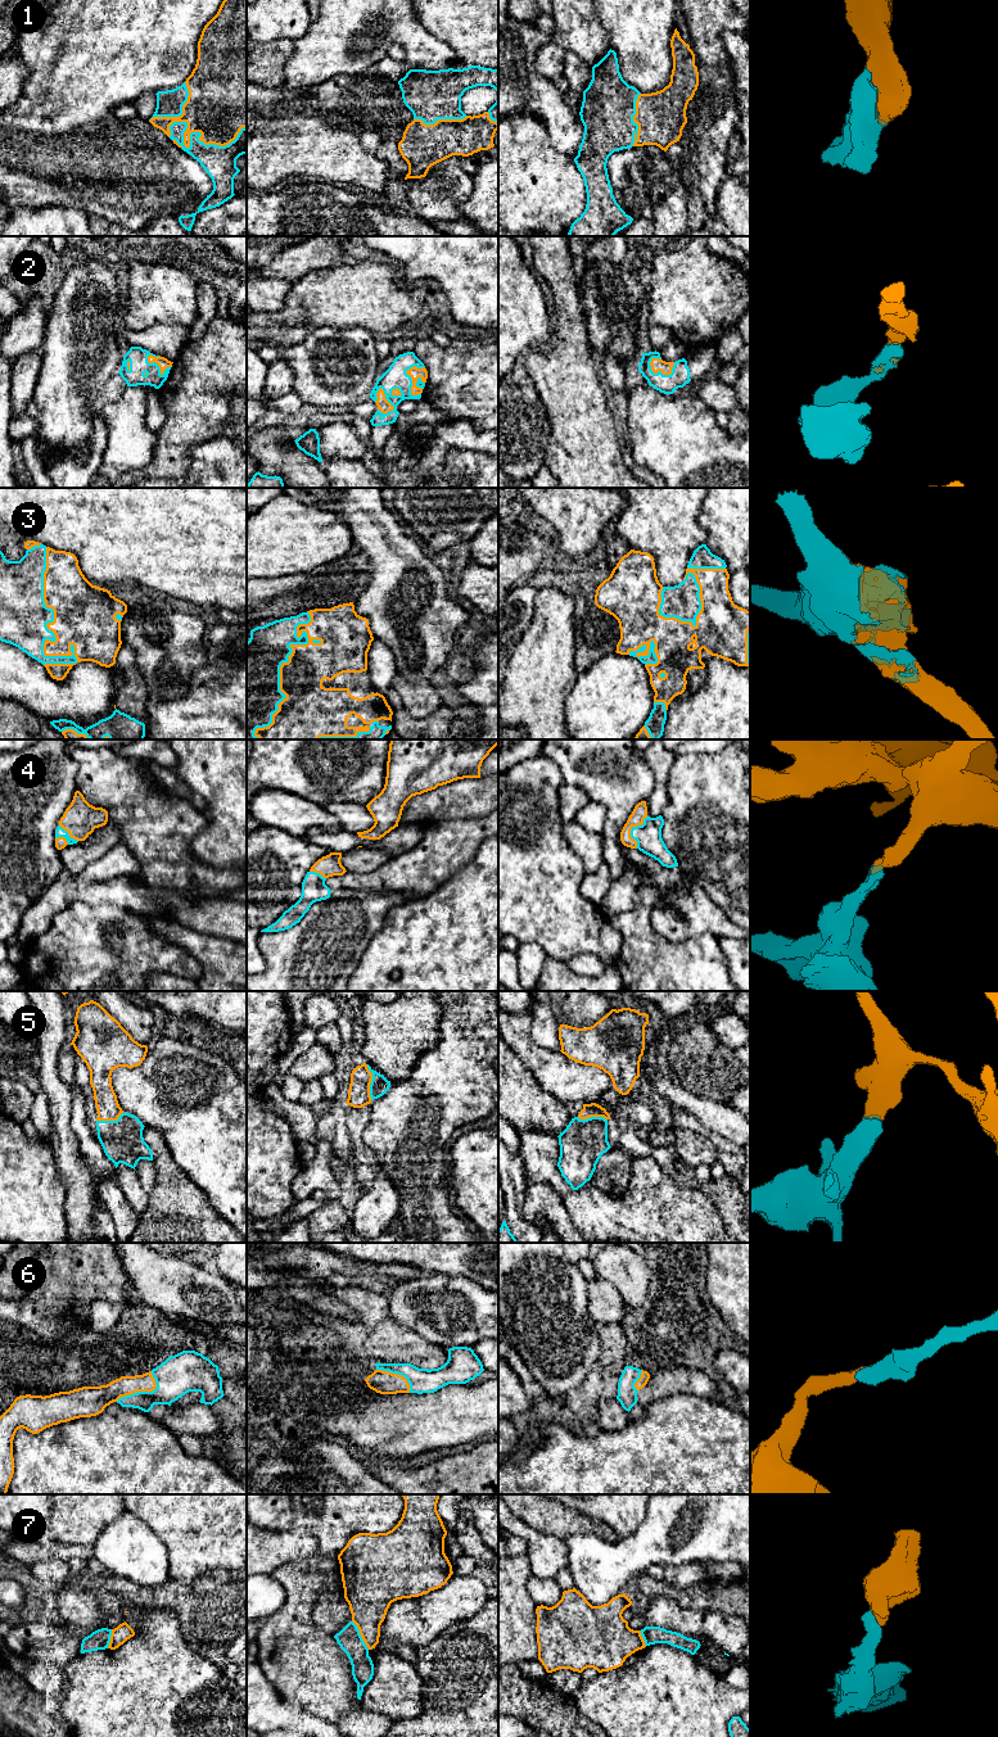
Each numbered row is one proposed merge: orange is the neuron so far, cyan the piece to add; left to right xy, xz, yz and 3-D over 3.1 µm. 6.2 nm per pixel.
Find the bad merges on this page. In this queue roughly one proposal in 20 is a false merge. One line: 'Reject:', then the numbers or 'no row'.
Reject: 7

